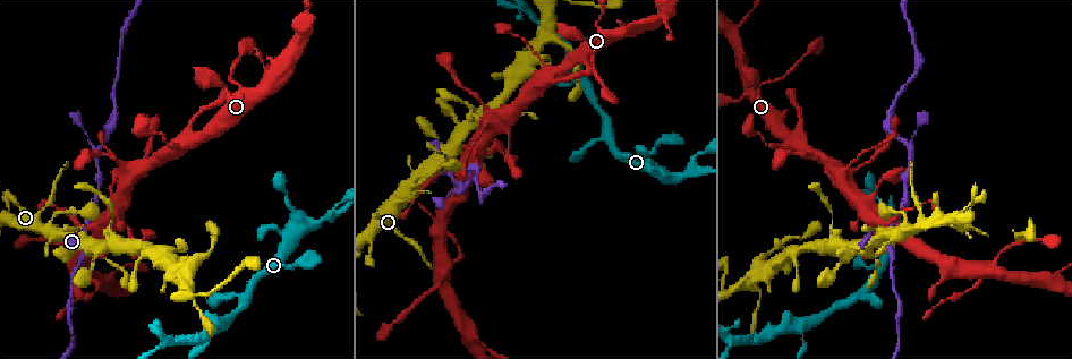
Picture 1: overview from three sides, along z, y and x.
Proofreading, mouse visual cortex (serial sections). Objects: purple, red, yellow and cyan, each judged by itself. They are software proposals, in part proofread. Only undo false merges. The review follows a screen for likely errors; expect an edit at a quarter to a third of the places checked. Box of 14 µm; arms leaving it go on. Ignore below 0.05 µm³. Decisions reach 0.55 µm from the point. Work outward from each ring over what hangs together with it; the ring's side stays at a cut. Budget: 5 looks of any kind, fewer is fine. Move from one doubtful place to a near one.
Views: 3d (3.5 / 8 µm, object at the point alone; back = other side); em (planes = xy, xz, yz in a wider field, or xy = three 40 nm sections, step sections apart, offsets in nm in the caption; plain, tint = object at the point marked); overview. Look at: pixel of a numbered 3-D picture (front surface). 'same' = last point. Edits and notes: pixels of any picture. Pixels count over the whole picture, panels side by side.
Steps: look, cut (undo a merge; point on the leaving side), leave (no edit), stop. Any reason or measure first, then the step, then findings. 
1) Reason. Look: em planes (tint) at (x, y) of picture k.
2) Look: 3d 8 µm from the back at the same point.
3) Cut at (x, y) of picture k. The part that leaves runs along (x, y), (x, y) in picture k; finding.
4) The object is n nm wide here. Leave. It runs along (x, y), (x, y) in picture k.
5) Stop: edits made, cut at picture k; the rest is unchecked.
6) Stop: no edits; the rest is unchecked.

Calibre changes. Look: 3d 3.5 µm at (39, 213) of picture 1.

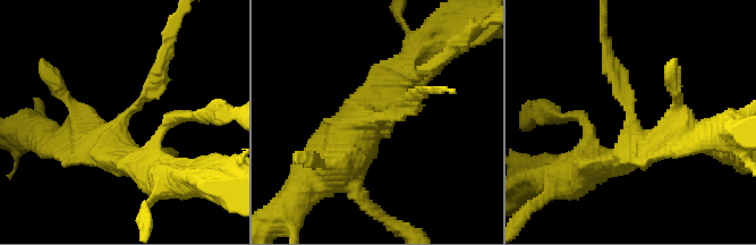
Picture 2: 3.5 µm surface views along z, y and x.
Look: em planes (tint) at (127, 119) of picture 2.

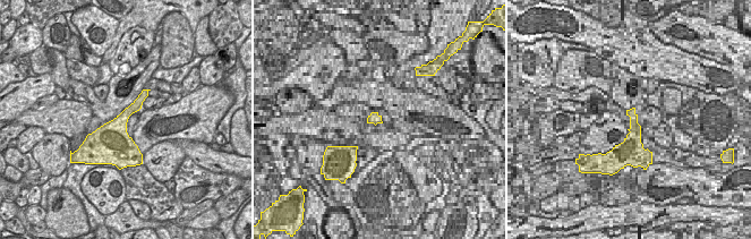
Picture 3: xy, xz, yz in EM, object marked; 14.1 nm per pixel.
Leave. It runs along (91, 134), (108, 145), (163, 58) in picture 2; continuous, no second cell.

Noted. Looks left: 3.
A narrow waist. Look: em xy step 1 (tint) at (794, 264) of picture 1.

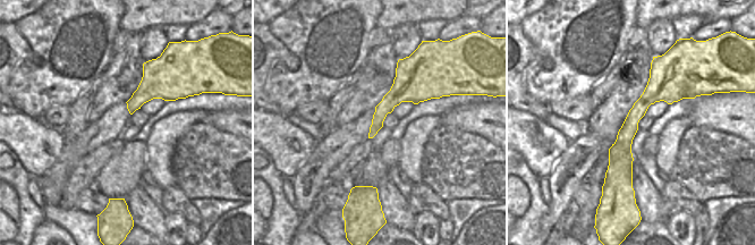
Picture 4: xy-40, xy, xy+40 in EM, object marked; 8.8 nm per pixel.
Wider look. Look: 3d 3.5 µm at the same point.

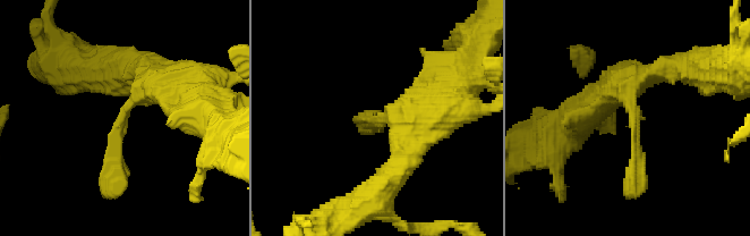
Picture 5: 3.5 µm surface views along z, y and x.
Leave. Continuous, no second cell.

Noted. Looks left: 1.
Stop: no edits; the rest is unchecked.

